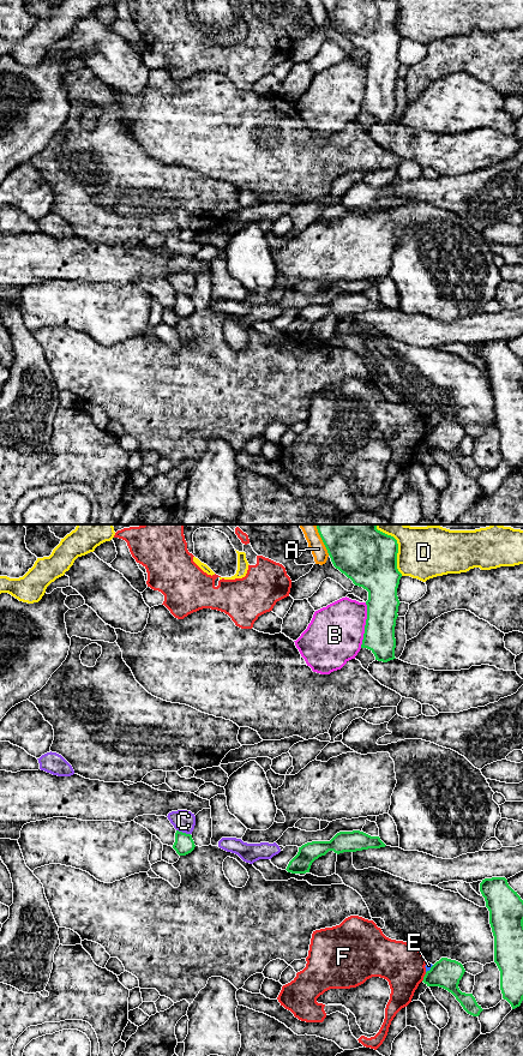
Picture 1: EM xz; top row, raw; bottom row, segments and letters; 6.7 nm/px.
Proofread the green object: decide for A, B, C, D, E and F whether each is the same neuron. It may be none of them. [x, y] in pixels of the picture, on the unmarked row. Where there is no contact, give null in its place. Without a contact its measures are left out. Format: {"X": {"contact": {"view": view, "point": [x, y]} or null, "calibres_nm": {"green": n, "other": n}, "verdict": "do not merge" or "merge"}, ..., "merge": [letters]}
{"A": {"contact": {"view": "xz", "point": [325, 8]}, "calibres_nm": {"green": 300, "other": 100}, "verdict": "do not merge"}, "B": {"contact": {"view": "xz", "point": [365, 88]}, "calibres_nm": {"green": 220, "other": 380}, "verdict": "do not merge"}, "C": {"contact": {"view": "xz", "point": [184, 295]}, "calibres_nm": {"green": 130, "other": 150}, "verdict": "do not merge"}, "D": {"contact": {"view": "xz", "point": [396, 19]}, "calibres_nm": {"green": 340, "other": 280}, "verdict": "do not merge"}, "E": {"contact": {"view": "xz", "point": [431, 431]}, "calibres_nm": {"green": 200, "other": 40}, "verdict": "do not merge"}, "F": {"contact": {"view": "xz", "point": [424, 439]}, "calibres_nm": {"green": 200, "other": 300}, "verdict": "do not merge"}, "merge": []}

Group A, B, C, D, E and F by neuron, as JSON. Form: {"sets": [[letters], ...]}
{"sets": [["A"], ["B"], ["C"], ["D"], ["E"], ["F"]]}

